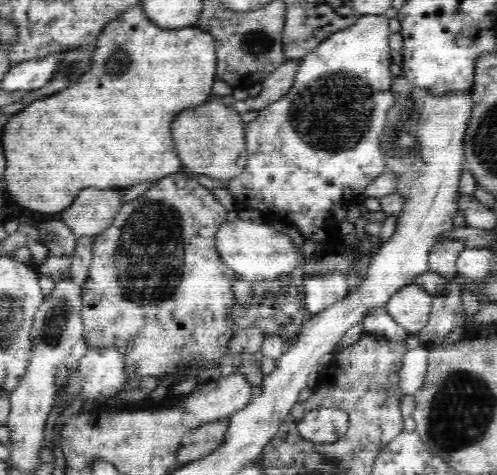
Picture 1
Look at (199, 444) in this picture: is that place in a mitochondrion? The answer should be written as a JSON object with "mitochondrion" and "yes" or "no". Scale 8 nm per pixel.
{"mitochondrion":"yes"}

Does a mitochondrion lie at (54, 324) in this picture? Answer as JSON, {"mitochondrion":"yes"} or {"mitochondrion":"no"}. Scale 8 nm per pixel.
{"mitochondrion":"yes"}

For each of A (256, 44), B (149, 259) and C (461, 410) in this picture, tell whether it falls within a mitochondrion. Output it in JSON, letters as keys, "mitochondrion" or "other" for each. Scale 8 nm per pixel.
{"A":"mitochondrion","B":"mitochondrion","C":"mitochondrion"}

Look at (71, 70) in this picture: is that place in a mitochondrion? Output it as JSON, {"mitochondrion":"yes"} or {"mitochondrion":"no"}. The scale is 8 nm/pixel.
{"mitochondrion":"yes"}

